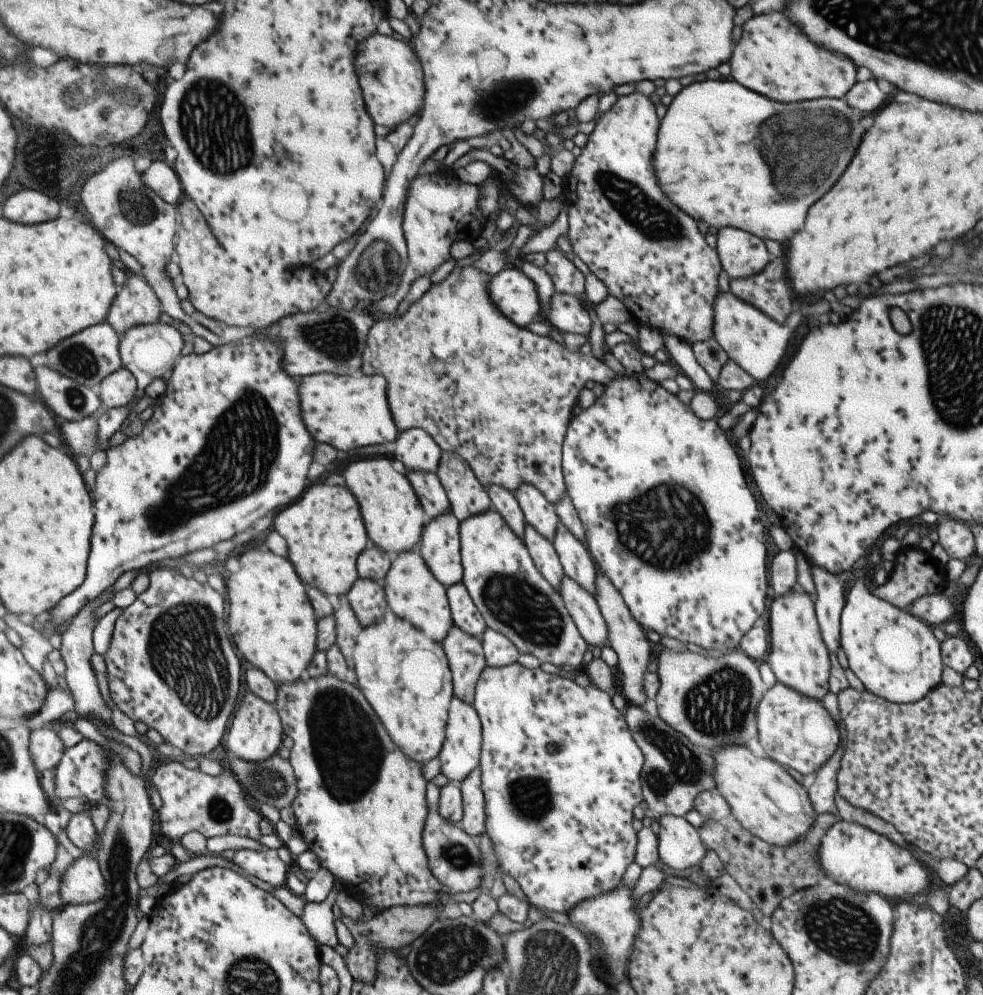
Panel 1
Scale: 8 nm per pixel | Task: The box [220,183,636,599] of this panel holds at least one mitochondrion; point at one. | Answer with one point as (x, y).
(334, 336)

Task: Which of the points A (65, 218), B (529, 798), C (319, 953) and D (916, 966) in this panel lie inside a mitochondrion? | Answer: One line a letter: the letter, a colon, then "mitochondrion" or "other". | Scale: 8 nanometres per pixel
A: other
B: mitochondrion
C: other
D: mitochondrion

